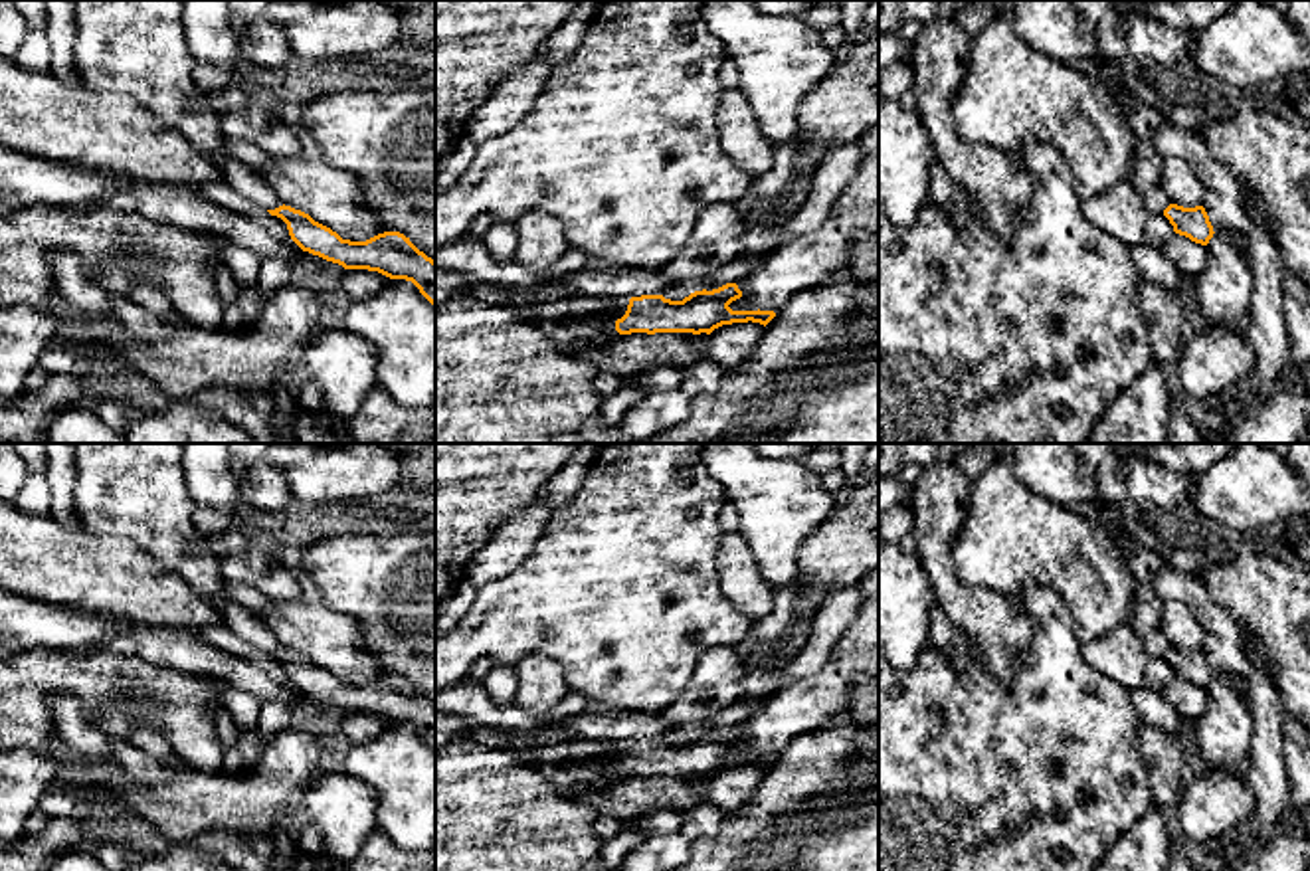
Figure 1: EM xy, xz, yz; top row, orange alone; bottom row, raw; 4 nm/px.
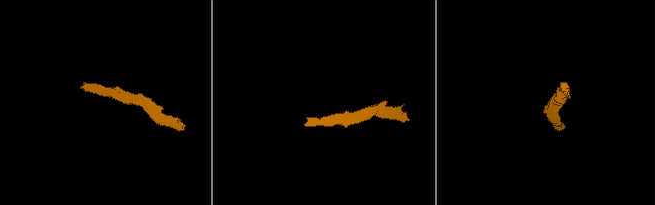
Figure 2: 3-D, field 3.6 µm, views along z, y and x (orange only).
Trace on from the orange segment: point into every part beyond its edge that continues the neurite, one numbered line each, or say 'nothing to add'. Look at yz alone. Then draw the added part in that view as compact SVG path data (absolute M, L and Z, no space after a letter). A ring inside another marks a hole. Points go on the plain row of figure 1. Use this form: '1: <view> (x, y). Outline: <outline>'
nothing to add

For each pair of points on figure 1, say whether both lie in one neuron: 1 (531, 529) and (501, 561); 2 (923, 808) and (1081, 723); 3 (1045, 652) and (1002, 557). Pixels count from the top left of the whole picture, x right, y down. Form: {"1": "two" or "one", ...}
{"1": "one", "2": "one", "3": "two"}

